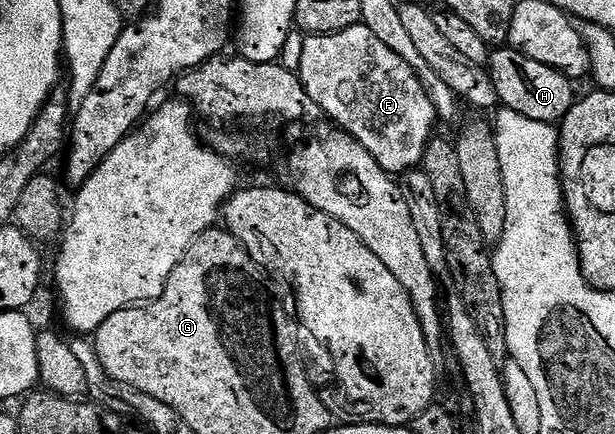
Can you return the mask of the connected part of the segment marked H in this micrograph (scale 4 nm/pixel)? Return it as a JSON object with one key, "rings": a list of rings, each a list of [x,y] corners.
{"rings":[[[508,45],[498,46],[490,54],[487,70],[493,78],[498,104],[515,109],[515,113],[523,113],[523,117],[531,117],[531,121],[560,124],[575,102],[575,83],[566,72],[556,71],[551,65],[542,65],[540,61],[531,61],[531,57],[523,57],[523,53]]]}

